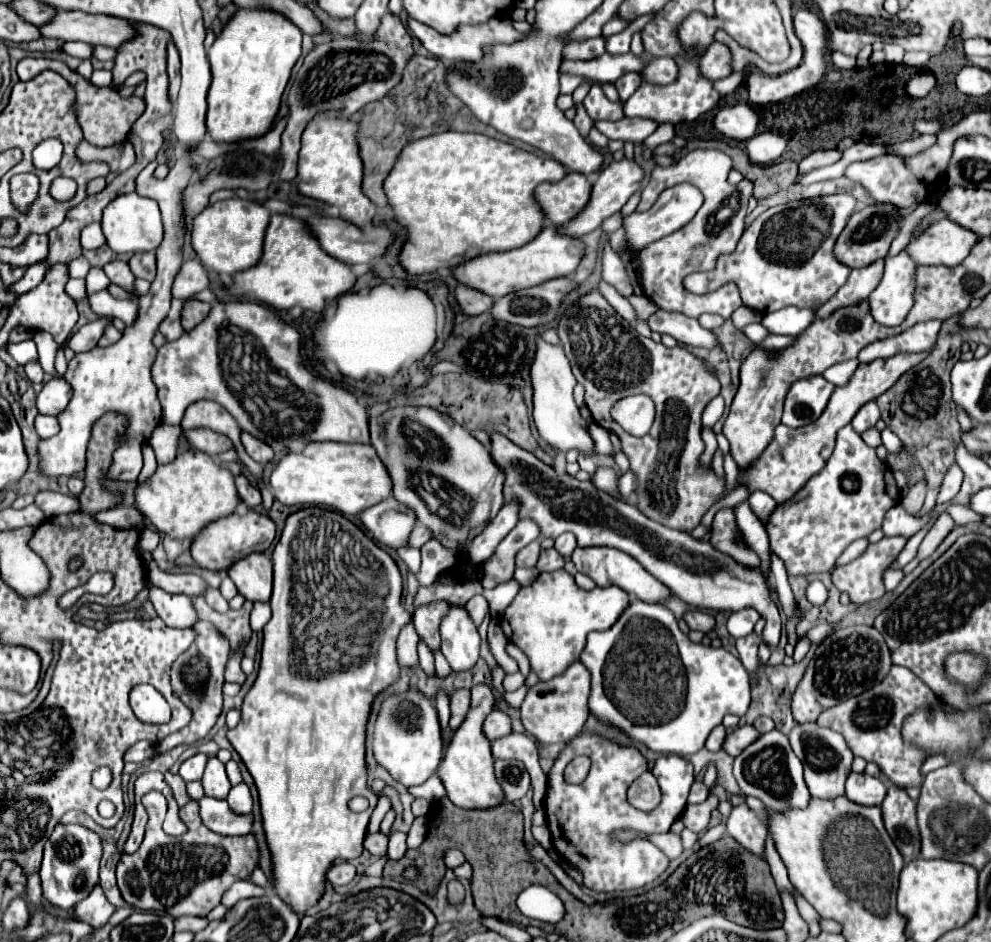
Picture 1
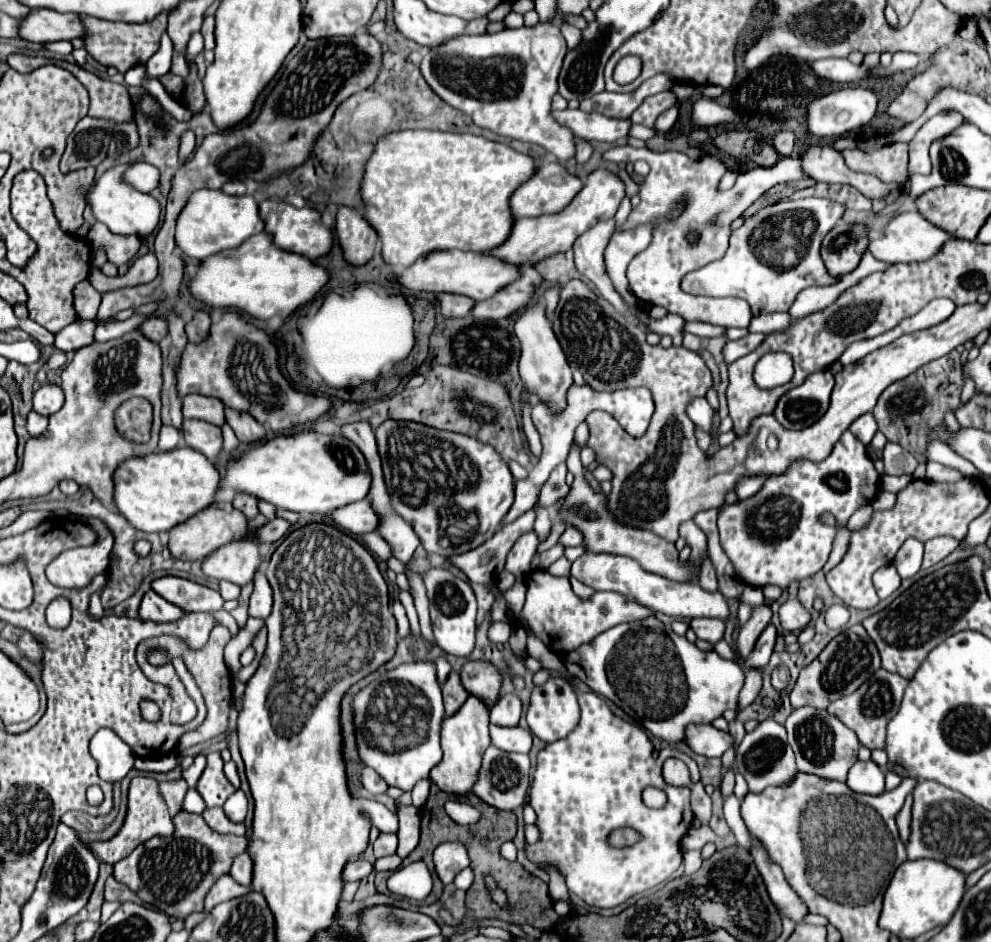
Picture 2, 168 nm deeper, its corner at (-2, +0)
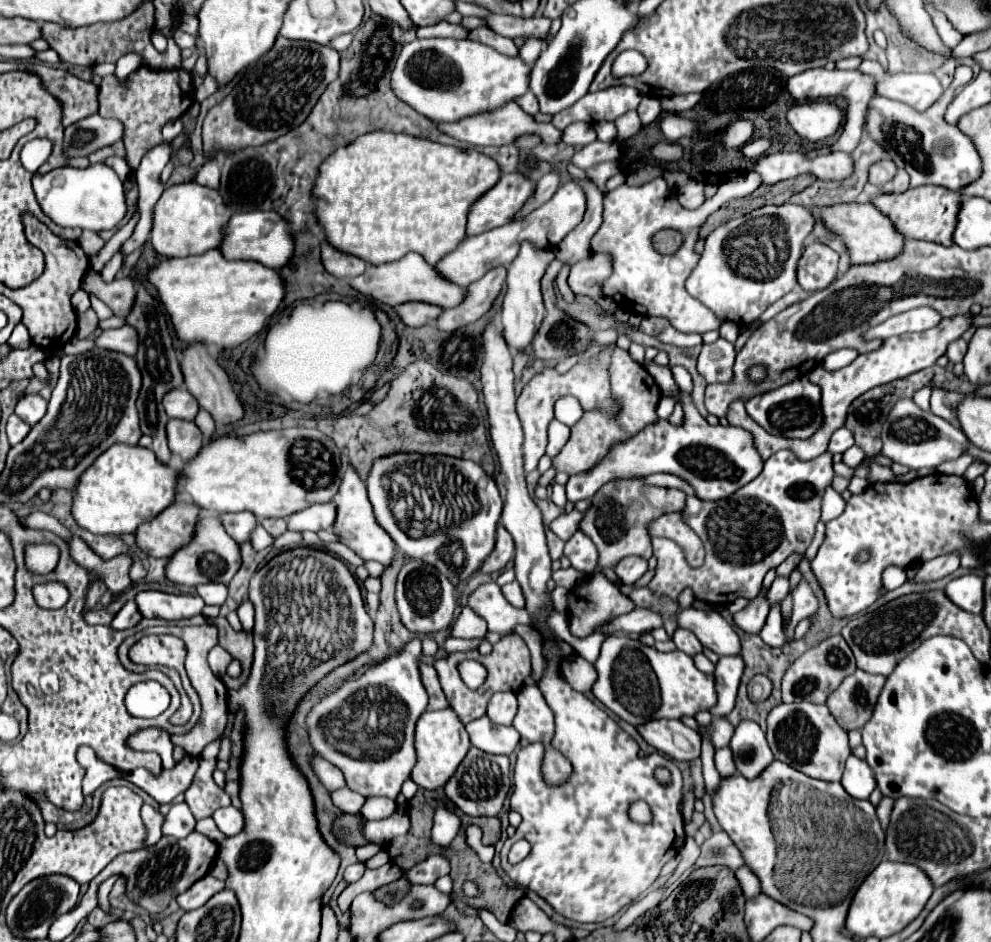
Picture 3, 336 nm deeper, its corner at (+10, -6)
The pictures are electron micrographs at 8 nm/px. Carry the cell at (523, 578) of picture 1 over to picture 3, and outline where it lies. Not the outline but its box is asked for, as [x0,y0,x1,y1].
[448,606,488,638]

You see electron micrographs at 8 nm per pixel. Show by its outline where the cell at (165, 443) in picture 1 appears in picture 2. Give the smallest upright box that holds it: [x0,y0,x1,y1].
[158,426,182,452]

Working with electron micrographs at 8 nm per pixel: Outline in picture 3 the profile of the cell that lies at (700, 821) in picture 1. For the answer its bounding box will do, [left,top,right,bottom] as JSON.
[714,746,736,776]

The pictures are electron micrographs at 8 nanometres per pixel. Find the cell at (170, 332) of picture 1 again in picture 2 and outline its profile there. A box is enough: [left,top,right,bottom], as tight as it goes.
[140,318,168,342]

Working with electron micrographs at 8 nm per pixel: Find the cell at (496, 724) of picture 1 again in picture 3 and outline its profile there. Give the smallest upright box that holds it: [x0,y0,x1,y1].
[488,692,518,726]

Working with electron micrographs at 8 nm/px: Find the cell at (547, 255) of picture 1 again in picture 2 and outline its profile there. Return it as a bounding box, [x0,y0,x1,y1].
[398,250,522,302]

